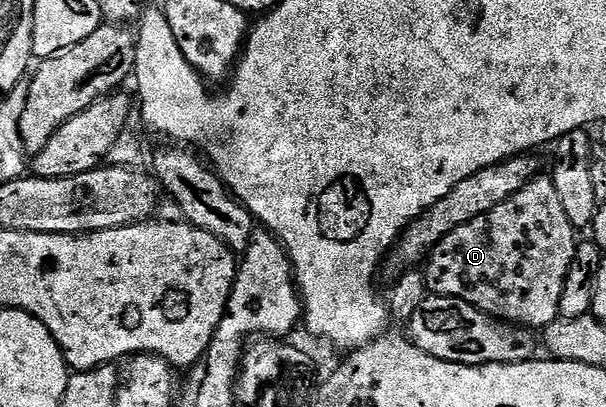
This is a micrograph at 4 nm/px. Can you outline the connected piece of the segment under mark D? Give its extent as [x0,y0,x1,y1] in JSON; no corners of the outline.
[425,174,577,330]

